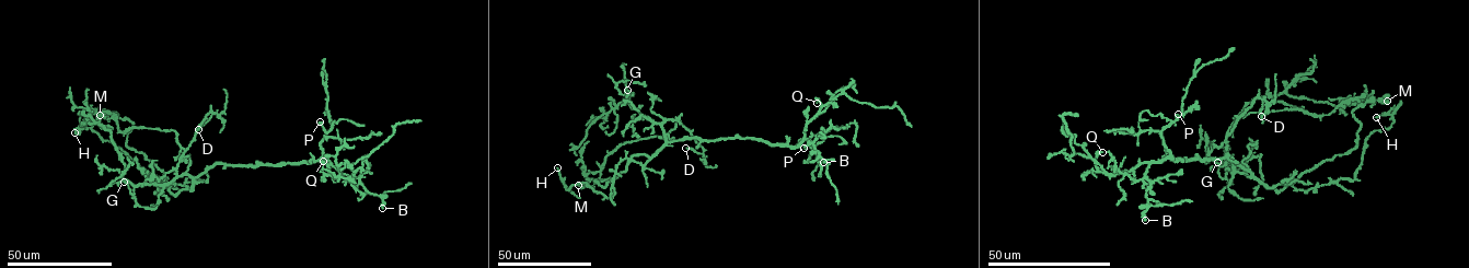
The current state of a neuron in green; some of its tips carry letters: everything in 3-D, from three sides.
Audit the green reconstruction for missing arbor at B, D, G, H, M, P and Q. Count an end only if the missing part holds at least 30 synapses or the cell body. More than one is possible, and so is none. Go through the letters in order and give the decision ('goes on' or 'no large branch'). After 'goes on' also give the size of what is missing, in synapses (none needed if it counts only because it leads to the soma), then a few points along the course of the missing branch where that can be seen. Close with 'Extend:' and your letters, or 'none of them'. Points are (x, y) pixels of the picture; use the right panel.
B: no large branch
D: no large branch
G: no large branch
H: no large branch
M: no large branch
P: no large branch
Q: no large branch
Extend: none of them

